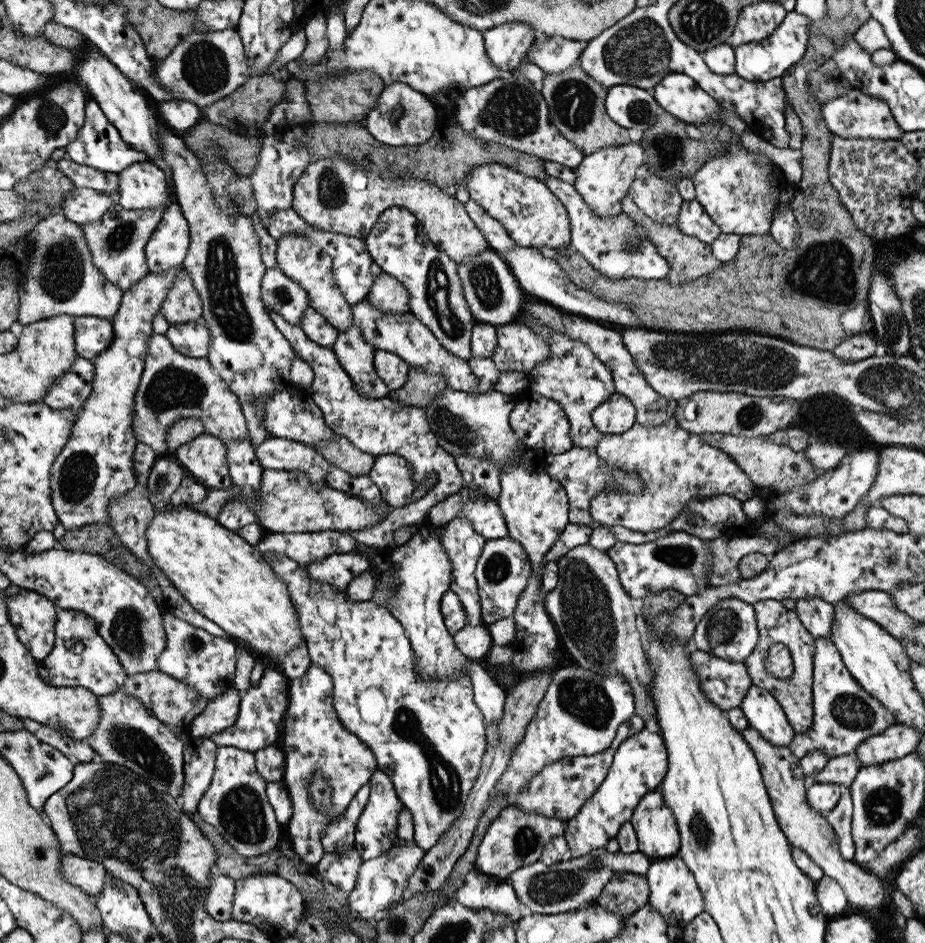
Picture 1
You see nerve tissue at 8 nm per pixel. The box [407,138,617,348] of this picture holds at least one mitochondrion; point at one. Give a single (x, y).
(437, 283)

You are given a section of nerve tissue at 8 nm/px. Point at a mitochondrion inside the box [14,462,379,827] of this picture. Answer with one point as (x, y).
(135, 746)

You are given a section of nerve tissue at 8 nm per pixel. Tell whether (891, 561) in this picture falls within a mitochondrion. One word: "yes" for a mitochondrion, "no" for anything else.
yes

